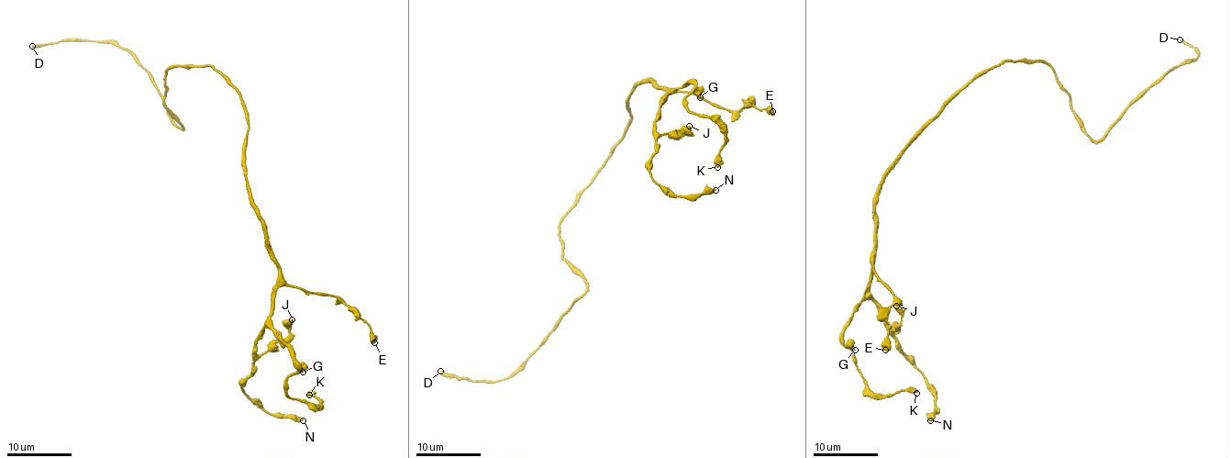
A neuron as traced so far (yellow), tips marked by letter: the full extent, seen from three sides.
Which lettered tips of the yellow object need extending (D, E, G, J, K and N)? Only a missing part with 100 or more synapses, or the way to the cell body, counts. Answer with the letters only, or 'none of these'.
D

